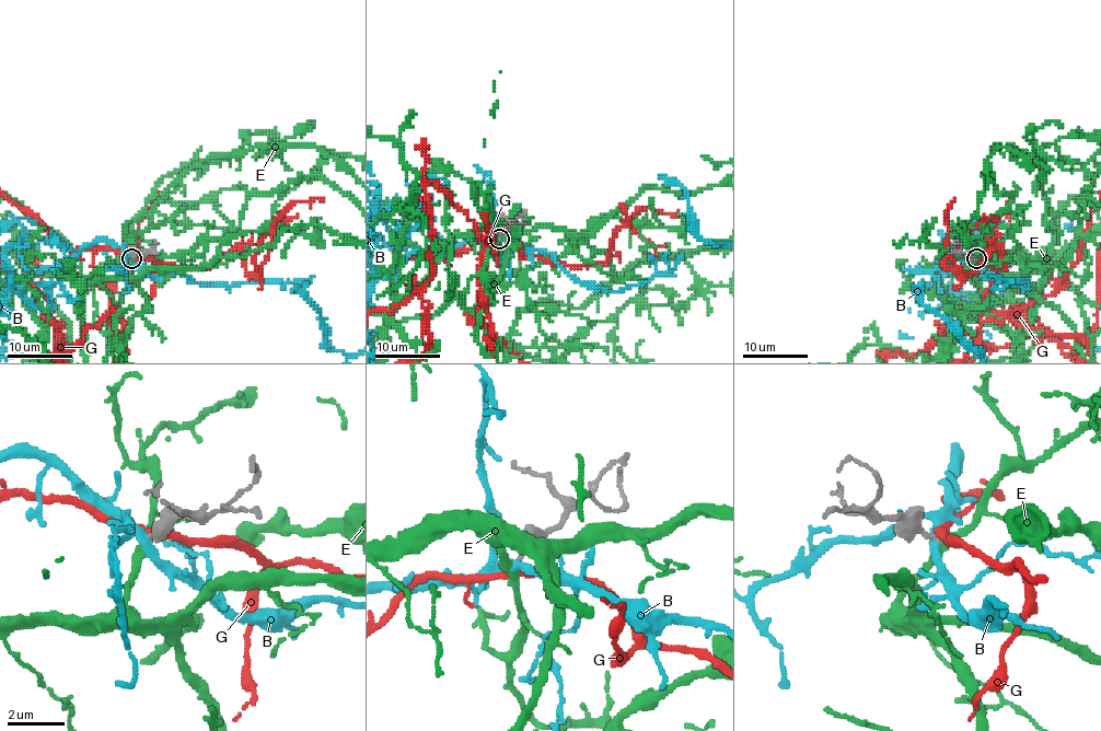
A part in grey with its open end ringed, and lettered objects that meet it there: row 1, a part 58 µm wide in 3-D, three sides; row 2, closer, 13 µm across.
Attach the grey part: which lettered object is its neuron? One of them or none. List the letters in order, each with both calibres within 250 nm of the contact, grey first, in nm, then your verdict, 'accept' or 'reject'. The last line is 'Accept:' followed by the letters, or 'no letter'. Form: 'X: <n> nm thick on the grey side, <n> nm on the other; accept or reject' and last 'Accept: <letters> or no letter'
B: 200 nm thick on the grey side, 320 nm on the other; reject
E: 200 nm thick on the grey side, 320 nm on the other; accept
G: 200 nm thick on the grey side, 320 nm on the other; reject
Accept: E

